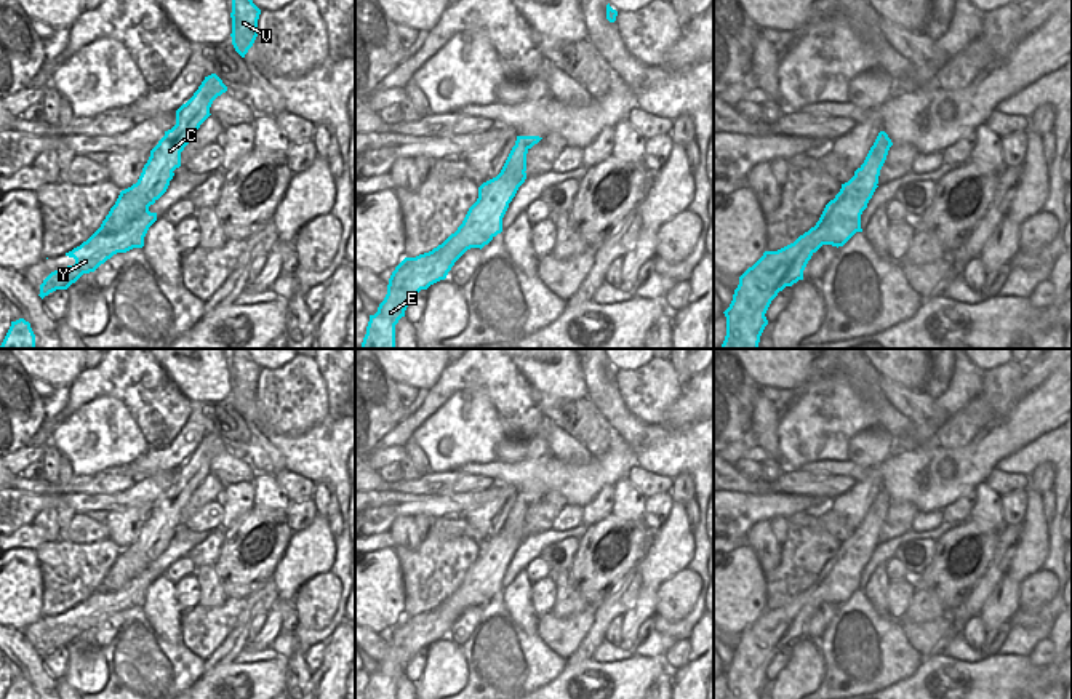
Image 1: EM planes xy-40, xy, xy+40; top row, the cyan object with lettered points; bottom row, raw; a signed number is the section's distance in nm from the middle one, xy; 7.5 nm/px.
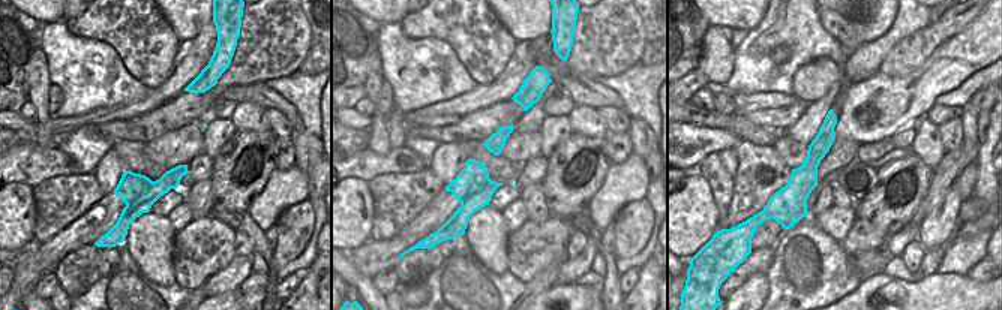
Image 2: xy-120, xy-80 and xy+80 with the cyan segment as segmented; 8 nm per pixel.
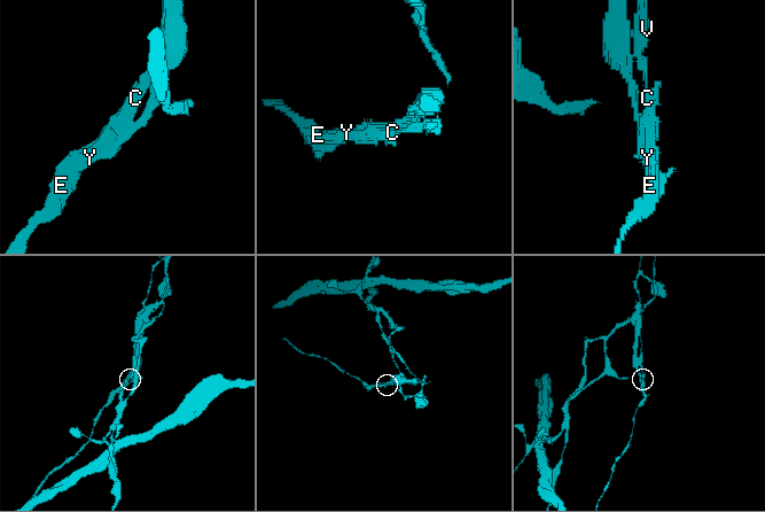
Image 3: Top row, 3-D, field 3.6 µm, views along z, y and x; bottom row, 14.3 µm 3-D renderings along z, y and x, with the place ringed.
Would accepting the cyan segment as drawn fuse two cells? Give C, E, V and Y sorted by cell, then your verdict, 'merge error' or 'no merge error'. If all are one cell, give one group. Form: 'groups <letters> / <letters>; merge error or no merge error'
groups C E Y / V; merge error

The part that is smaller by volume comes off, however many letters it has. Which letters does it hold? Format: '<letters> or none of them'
C, E, Y

